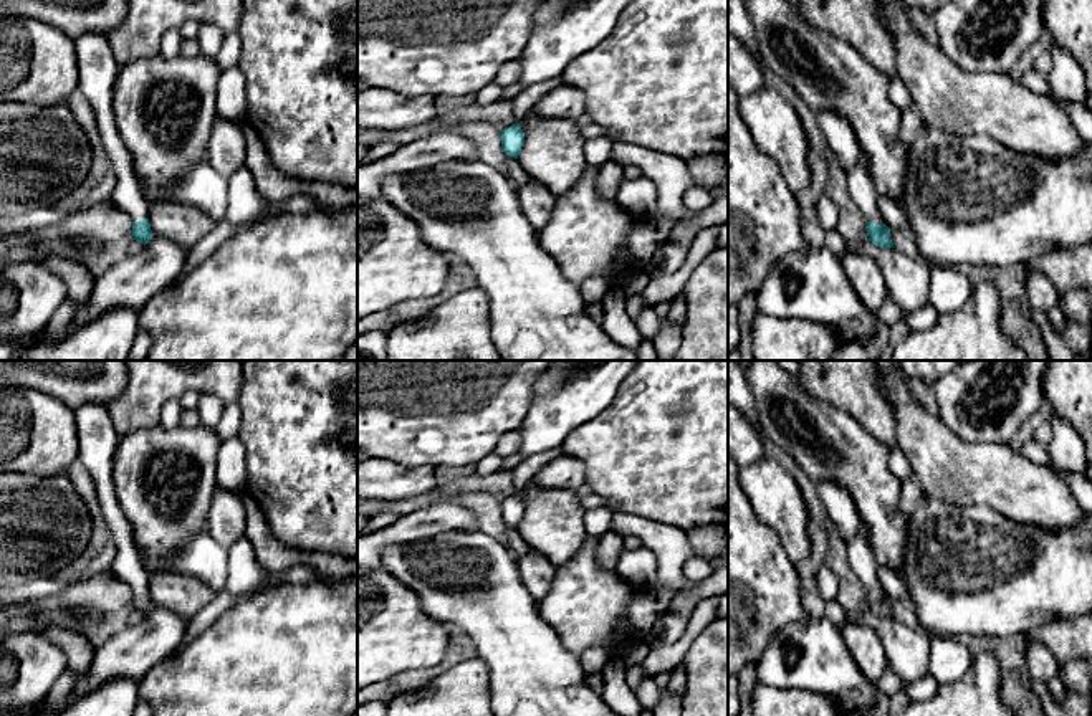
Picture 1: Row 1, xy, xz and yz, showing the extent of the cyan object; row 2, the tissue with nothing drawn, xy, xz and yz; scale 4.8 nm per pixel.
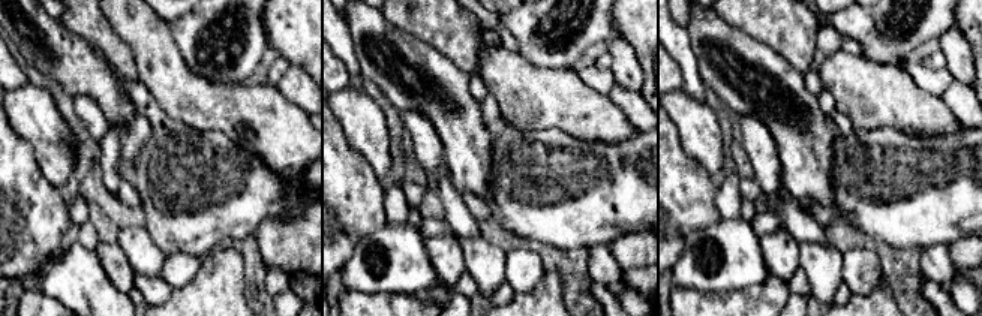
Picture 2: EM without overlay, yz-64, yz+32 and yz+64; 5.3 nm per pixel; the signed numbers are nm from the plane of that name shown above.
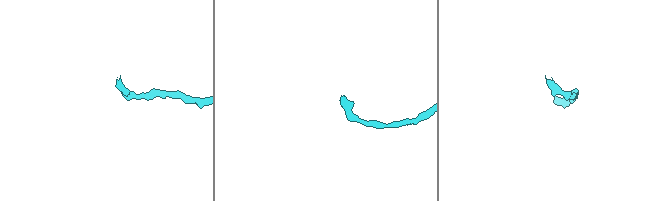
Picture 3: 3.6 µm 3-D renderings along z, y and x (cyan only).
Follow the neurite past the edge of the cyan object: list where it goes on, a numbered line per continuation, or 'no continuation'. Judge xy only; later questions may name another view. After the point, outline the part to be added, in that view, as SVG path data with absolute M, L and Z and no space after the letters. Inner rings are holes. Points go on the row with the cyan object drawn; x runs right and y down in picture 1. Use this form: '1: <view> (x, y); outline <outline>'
1: xy (98, 70); outline M84 33L74 40L78 63L78 91L89 101L101 132L103 146L111 159L116 187L113 202L132 222L149 217L149 203L142 195L127 147L116 127L113 89L119 73L108 35Z

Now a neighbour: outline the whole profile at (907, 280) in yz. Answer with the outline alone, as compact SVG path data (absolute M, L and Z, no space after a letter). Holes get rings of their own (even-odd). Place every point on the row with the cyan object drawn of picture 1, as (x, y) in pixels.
M845 240L849 253L870 255L885 279L888 298L907 313L928 304L930 268L913 258L905 256L897 248L880 248L872 241L850 243Z

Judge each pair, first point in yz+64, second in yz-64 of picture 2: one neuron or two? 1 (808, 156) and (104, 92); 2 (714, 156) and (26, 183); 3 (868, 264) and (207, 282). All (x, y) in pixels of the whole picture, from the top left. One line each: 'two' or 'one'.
1: one
2: two
3: two

